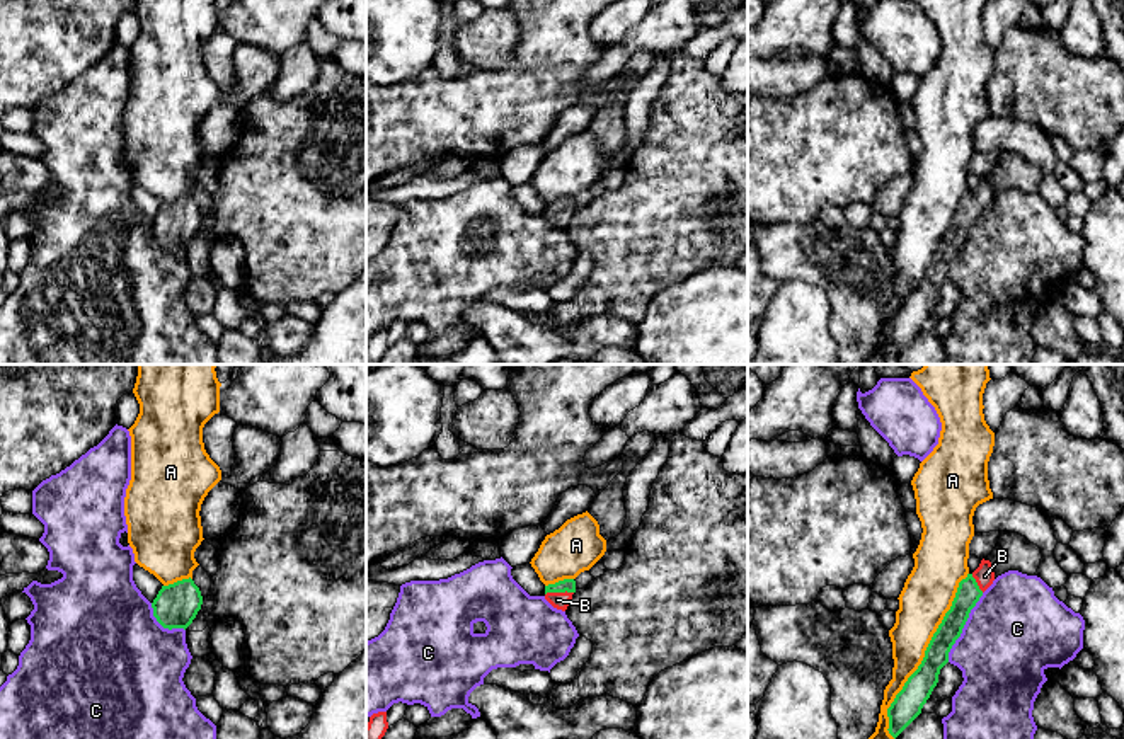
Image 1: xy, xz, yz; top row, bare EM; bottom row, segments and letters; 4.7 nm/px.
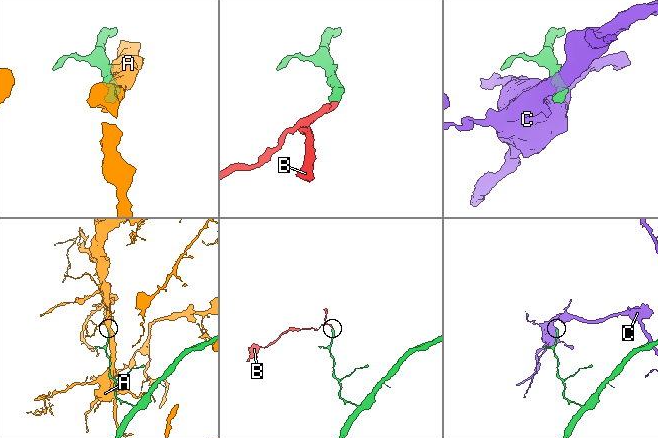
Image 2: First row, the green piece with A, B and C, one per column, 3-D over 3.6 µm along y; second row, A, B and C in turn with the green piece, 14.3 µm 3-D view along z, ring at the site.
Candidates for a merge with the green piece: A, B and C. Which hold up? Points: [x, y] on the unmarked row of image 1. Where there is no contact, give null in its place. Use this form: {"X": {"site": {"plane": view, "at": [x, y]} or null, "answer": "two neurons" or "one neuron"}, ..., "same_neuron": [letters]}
{"A": {"site": {"plane": "yz", "at": [925, 274]}, "answer": "two neurons"}, "B": {"site": {"plane": "xz", "at": [559, 210]}, "answer": "one neuron"}, "C": {"site": {"plane": "yz", "at": [963, 246]}, "answer": "two neurons"}, "same_neuron": ["B"]}

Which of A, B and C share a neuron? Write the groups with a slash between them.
A / B / C

